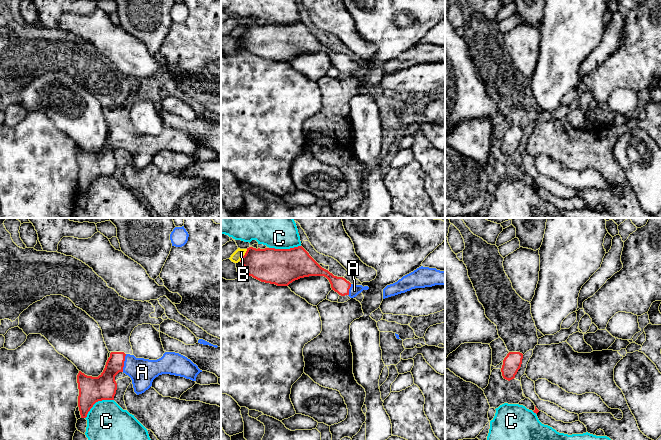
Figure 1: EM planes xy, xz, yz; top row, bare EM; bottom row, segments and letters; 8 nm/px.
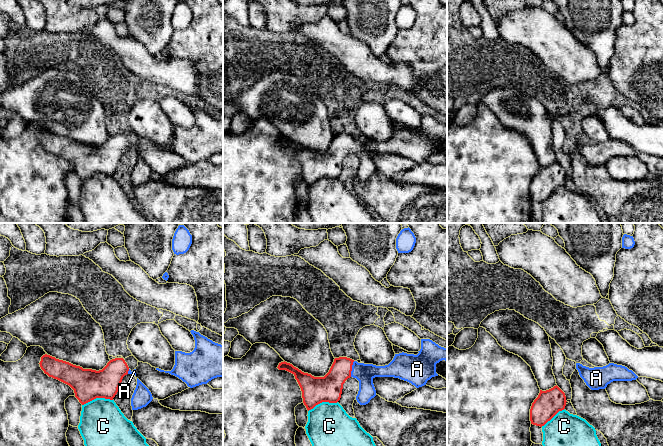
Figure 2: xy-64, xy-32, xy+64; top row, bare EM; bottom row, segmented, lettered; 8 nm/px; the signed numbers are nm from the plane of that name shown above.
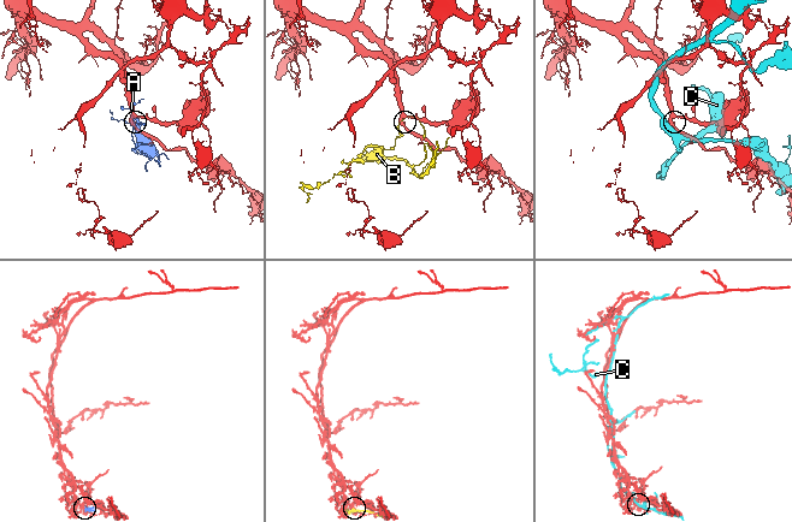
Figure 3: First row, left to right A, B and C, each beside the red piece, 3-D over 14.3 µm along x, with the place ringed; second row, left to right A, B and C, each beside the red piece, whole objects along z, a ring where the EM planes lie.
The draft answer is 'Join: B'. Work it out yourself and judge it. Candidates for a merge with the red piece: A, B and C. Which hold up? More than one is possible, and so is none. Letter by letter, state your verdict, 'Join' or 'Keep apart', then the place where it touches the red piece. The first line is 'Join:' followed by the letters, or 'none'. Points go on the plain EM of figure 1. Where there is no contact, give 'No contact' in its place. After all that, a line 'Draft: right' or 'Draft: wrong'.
Join: A
A: Join. Touches red at xy (123, 139)
B: Keep apart. Touches red at xz (244, 31)
C: Keep apart. Touches red at xy (96, 177)
Draft: wrong

